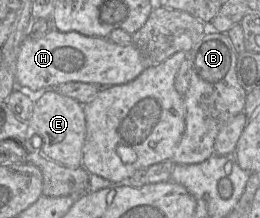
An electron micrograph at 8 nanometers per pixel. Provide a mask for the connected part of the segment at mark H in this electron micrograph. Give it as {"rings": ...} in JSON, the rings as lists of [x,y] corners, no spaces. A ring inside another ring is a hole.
{"rings":[[[53,28],[40,38],[25,38],[16,60],[16,83],[31,91],[54,89],[68,82],[84,82],[102,88],[128,83],[137,78],[147,67],[142,54],[133,45],[117,45],[105,37],[85,36],[75,31],[60,32]]]}

